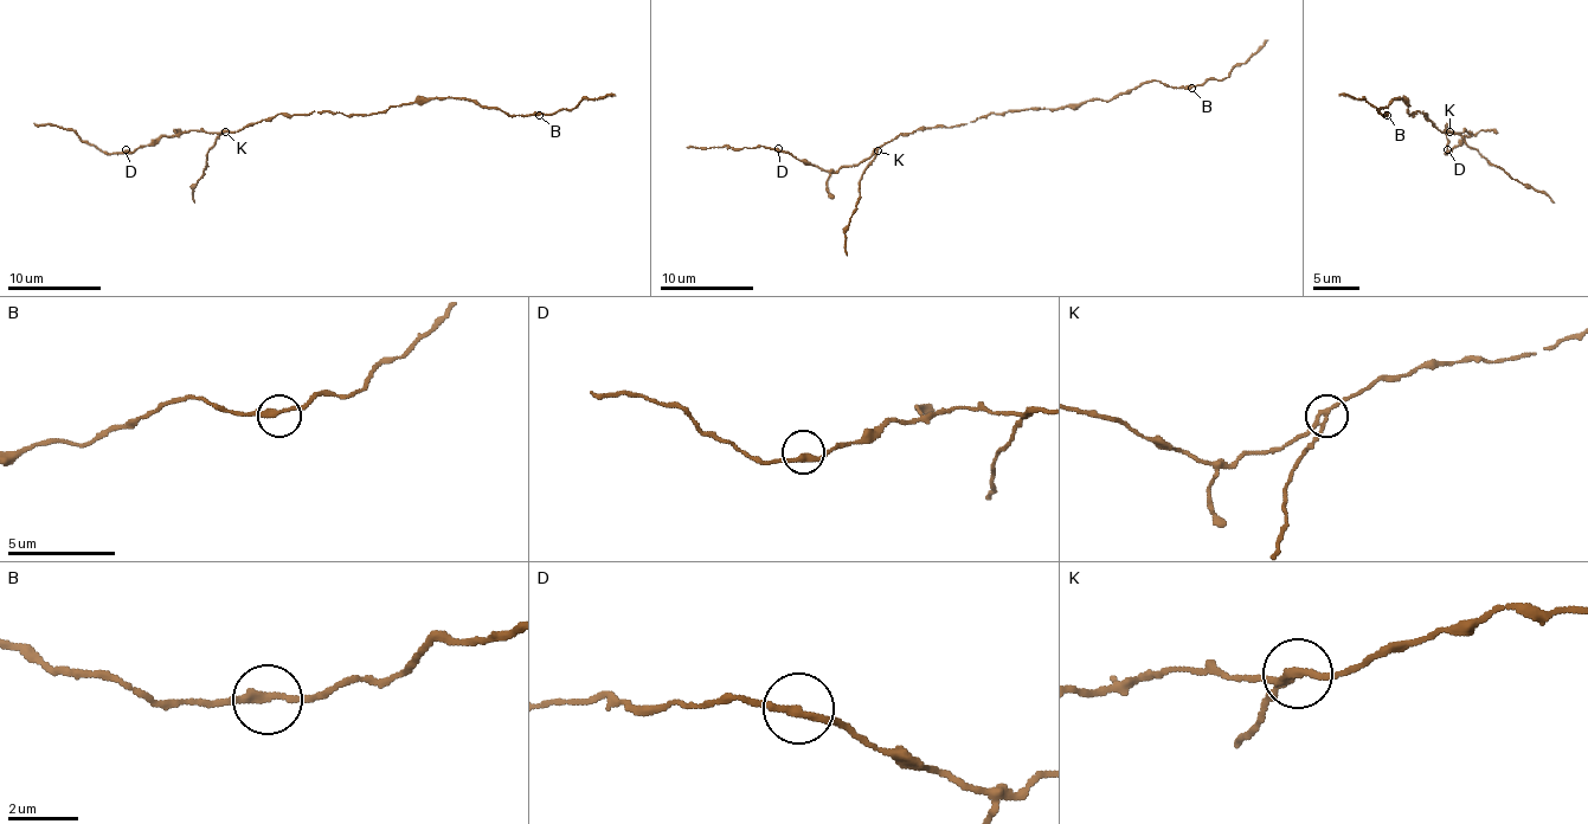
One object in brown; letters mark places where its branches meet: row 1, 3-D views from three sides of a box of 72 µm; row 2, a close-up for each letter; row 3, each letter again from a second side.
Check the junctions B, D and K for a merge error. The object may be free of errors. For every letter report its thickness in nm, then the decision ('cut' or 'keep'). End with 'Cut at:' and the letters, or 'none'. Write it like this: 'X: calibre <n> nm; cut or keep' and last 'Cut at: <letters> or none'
B: calibre 220 nm; keep
D: calibre 220 nm; keep
K: calibre 220 nm; cut
Cut at: K

